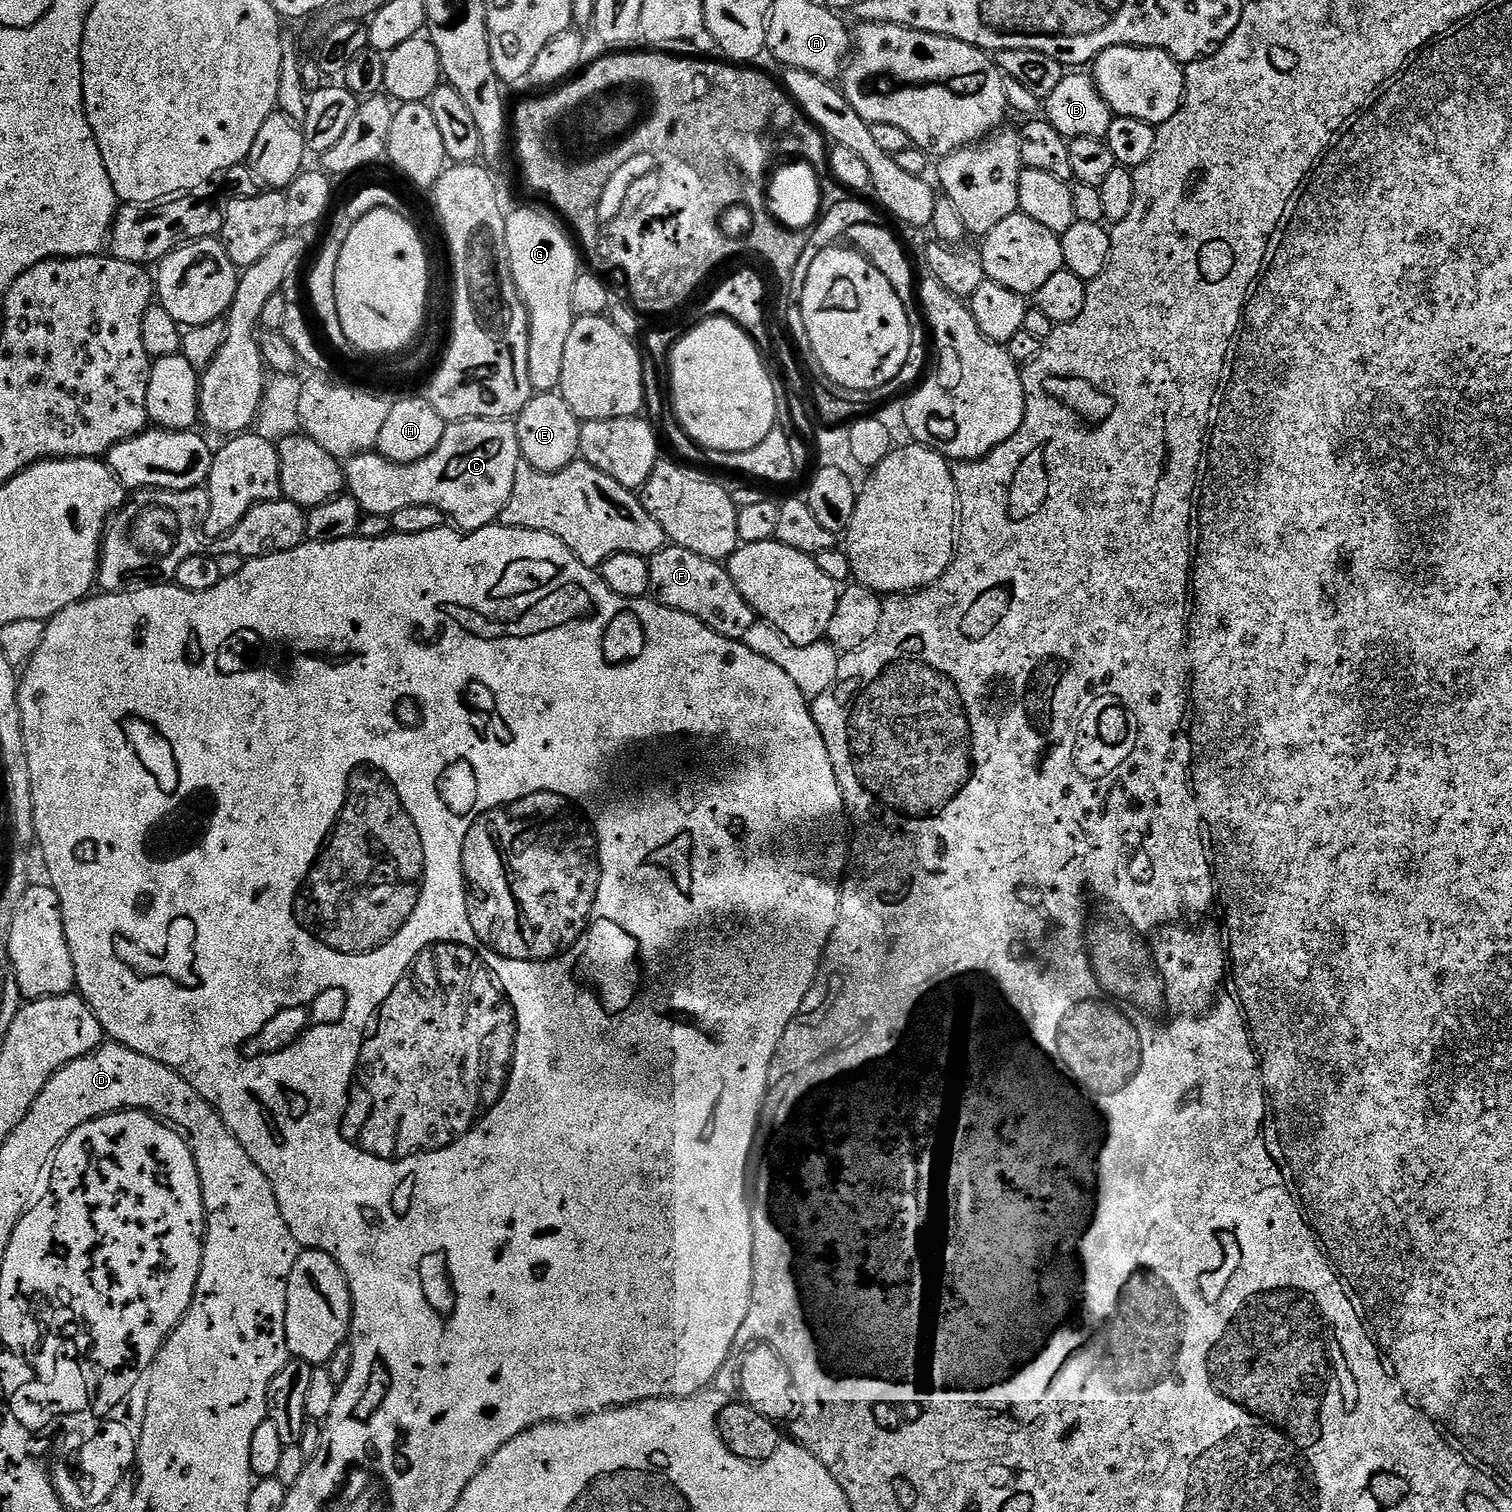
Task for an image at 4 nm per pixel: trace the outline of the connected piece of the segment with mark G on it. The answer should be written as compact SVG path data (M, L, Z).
M520 208L517 212L509 211L506 219L508 225L504 248L506 253L508 252L508 268L512 271L516 292L520 295L521 302L524 303L521 304L523 311L528 314L528 341L530 342L528 369L532 390L536 394L552 394L559 389L562 378L562 358L566 354L566 338L570 338L570 330L574 323L572 311L574 282L582 275L582 260L578 255L577 245L570 239L569 233L567 231L564 233L550 217L543 216L538 209Z

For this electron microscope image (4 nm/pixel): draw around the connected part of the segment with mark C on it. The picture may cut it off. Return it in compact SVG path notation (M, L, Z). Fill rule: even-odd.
M511 419L465 420L453 423L436 450L418 463L394 464L376 452L355 456L346 466L346 486L367 515L388 518L410 508L430 507L448 514L459 531L470 533L501 519L521 462L516 425Z

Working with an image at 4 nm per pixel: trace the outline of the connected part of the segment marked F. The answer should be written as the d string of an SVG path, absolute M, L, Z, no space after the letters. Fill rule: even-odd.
M665 546L651 557L648 569L651 591L659 603L676 612L690 614L720 636L743 641L744 635L758 624L756 613L748 605L746 598L738 594L738 586L734 586L723 563L707 560L685 548Z

